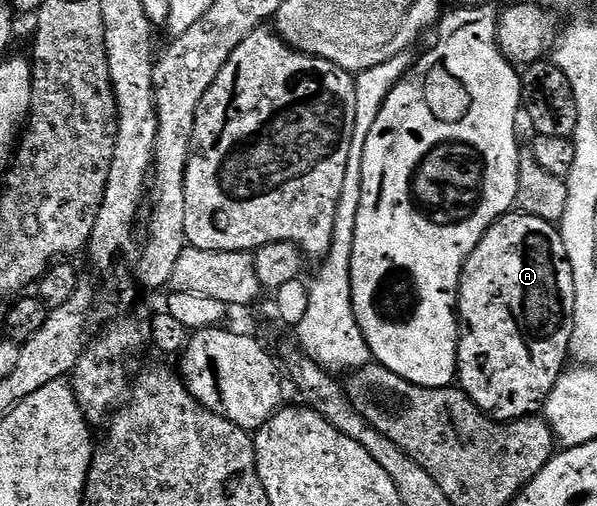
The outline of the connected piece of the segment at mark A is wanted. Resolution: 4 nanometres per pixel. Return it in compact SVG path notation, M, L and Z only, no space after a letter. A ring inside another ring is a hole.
M520 211L506 213L466 259L456 295L459 387L498 423L536 414L570 360L575 279L560 228Z

